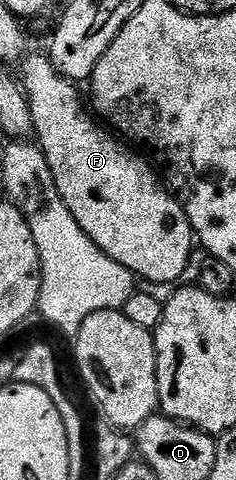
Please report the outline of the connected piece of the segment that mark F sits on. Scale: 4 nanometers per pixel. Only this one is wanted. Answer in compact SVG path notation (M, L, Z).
M40 53L30 54L20 65L18 81L28 97L35 140L48 160L61 199L66 207L70 207L70 215L78 219L78 227L82 227L82 231L86 231L86 235L90 235L92 242L110 255L110 259L122 263L122 267L129 269L141 282L166 285L179 282L194 250L194 234L184 209L162 184L157 170L139 152L133 151L115 136L112 138L107 128L88 118L80 102L80 93L76 90L79 88L60 76L45 54L44 57Z

